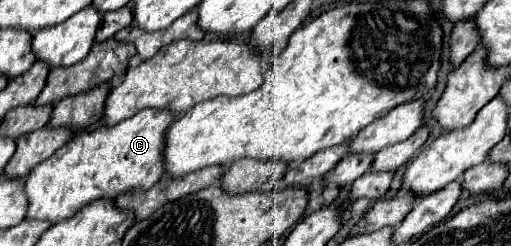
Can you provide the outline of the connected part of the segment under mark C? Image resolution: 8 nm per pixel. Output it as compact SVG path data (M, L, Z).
M144 110L144 112L138 112L134 114L132 118L124 120L124 122L118 122L116 126L100 126L96 130L82 130L78 132L66 146L62 146L54 156L50 156L48 160L40 162L30 174L28 174L28 180L26 180L26 196L28 196L28 214L26 218L36 218L36 220L50 220L52 224L64 220L64 218L70 218L74 216L82 206L86 206L88 202L92 200L98 200L98 198L116 198L118 194L126 192L126 190L148 190L150 186L154 186L160 176L164 174L164 138L166 138L166 130L168 126L172 126L172 122L176 120L176 114L168 114L168 110Z

